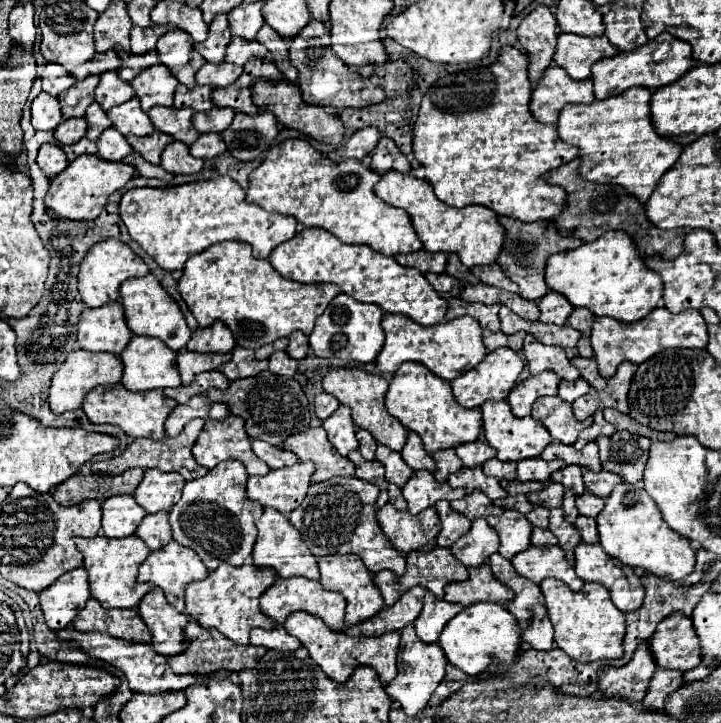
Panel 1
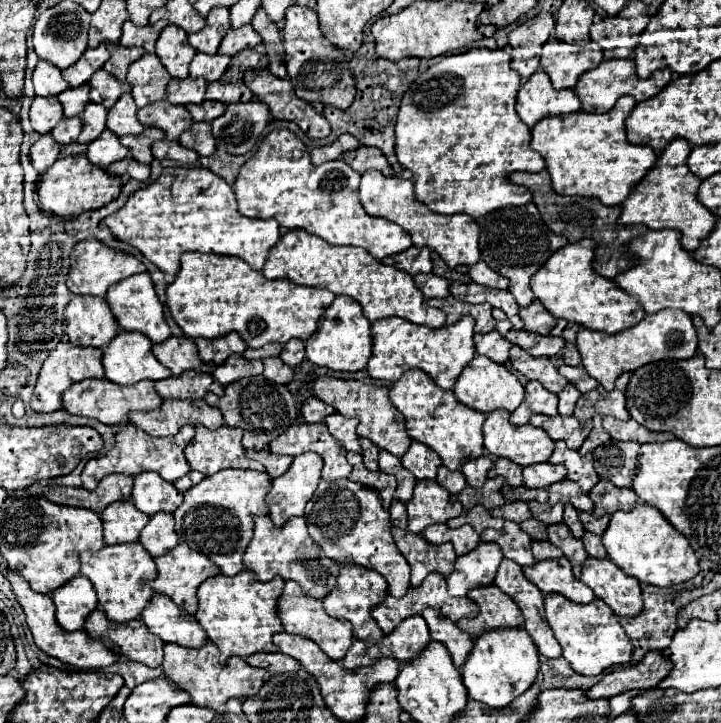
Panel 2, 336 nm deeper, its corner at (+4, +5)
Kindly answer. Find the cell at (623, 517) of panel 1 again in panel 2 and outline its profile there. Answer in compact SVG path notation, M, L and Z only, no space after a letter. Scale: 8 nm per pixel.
M638 503L632 511L616 511L602 535L602 543L612 563L616 563L626 575L638 579L640 583L672 587L694 579L700 571L694 549L690 543L686 543L686 537L678 535L678 531L674 531L674 527L662 519L660 511L646 503Z

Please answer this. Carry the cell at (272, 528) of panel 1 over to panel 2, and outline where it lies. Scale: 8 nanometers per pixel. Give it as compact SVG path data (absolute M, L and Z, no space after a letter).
M258 517L254 537L244 553L244 567L256 573L258 581L262 583L272 581L276 575L280 575L284 581L296 581L302 587L304 595L324 599L330 593L330 589L334 589L336 577L340 573L340 565L336 561L332 561L332 567L324 567L324 557L326 555L322 547L308 535L304 517L292 517L282 529L278 529L270 517Z

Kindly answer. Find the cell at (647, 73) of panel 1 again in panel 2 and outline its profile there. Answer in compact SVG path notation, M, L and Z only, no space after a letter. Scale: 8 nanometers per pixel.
M612 59L612 61L602 61L594 71L586 71L586 75L582 75L578 79L574 91L582 101L582 111L608 113L622 95L632 95L640 103L640 101L654 97L658 91L662 91L662 87L666 87L670 83L670 79L672 79L670 69L656 71L656 73L652 73L650 79L638 79L638 75L634 75L632 59Z

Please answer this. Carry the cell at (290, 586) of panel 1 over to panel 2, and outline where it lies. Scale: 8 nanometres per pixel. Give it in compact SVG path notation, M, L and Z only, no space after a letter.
M286 581L282 599L278 601L278 617L282 619L286 633L290 633L290 635L302 635L306 639L312 639L334 661L342 661L344 655L346 655L346 651L348 651L348 647L350 647L350 643L354 641L352 627L350 627L348 621L334 619L334 617L326 615L324 607L322 607L322 601L306 597L306 595L300 595L300 591L294 591L294 583L292 581Z

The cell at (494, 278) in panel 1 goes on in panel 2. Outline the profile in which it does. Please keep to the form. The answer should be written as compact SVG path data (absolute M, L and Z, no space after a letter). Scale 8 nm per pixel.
M478 261L476 265L470 267L468 275L480 283L480 285L486 285L486 287L494 287L494 289L508 289L508 279L496 271L492 271L484 261Z

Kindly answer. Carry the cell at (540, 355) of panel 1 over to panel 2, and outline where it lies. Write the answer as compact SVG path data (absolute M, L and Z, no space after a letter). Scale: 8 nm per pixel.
M518 345L510 349L510 363L526 379L542 383L544 389L548 389L550 393L560 393L568 385L568 381L558 373L548 357L532 357Z

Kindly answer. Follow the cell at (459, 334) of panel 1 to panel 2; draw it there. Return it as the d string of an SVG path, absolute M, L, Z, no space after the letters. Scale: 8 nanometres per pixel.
M400 317L380 319L372 323L372 357L368 361L368 375L380 381L398 381L408 369L426 371L432 381L442 389L452 389L462 369L476 357L476 349L472 343L474 335L474 319L462 317L454 325L446 325L442 329L430 329L424 325L406 323Z

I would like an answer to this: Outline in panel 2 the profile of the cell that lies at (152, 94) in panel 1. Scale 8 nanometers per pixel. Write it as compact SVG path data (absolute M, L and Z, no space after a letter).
M144 53L134 65L128 69L128 83L132 87L132 97L138 107L144 107L154 101L166 99L166 85L170 81L170 73L162 67L156 55Z

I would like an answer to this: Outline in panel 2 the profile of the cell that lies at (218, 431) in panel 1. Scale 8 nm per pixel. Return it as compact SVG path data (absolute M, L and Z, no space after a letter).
M198 425L194 439L186 447L186 461L194 471L214 475L222 469L252 469L264 471L262 463L244 455L242 431L232 427L218 427L214 431Z

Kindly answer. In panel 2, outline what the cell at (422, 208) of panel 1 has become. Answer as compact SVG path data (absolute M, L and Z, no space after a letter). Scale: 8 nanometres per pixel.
M366 171L366 173L362 173L358 193L360 193L360 203L368 215L398 223L412 237L414 247L428 247L428 249L436 251L448 267L478 263L480 229L478 229L476 221L470 215L446 217L446 215L432 213L426 205L422 205L420 201L414 199L414 183L410 179L384 177L378 171Z

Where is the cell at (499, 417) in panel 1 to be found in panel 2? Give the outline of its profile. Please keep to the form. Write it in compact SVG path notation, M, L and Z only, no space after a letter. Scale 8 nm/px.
M492 411L484 423L484 447L496 455L506 457L520 467L548 461L554 451L554 441L534 425L510 425L508 411Z

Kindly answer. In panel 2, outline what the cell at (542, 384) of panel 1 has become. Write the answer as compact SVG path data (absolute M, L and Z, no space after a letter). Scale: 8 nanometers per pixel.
M528 381L526 397L524 397L522 405L510 415L510 423L512 425L526 425L530 415L534 415L534 413L554 417L554 415L558 415L556 403L558 403L558 397L554 393L546 391L538 381Z

